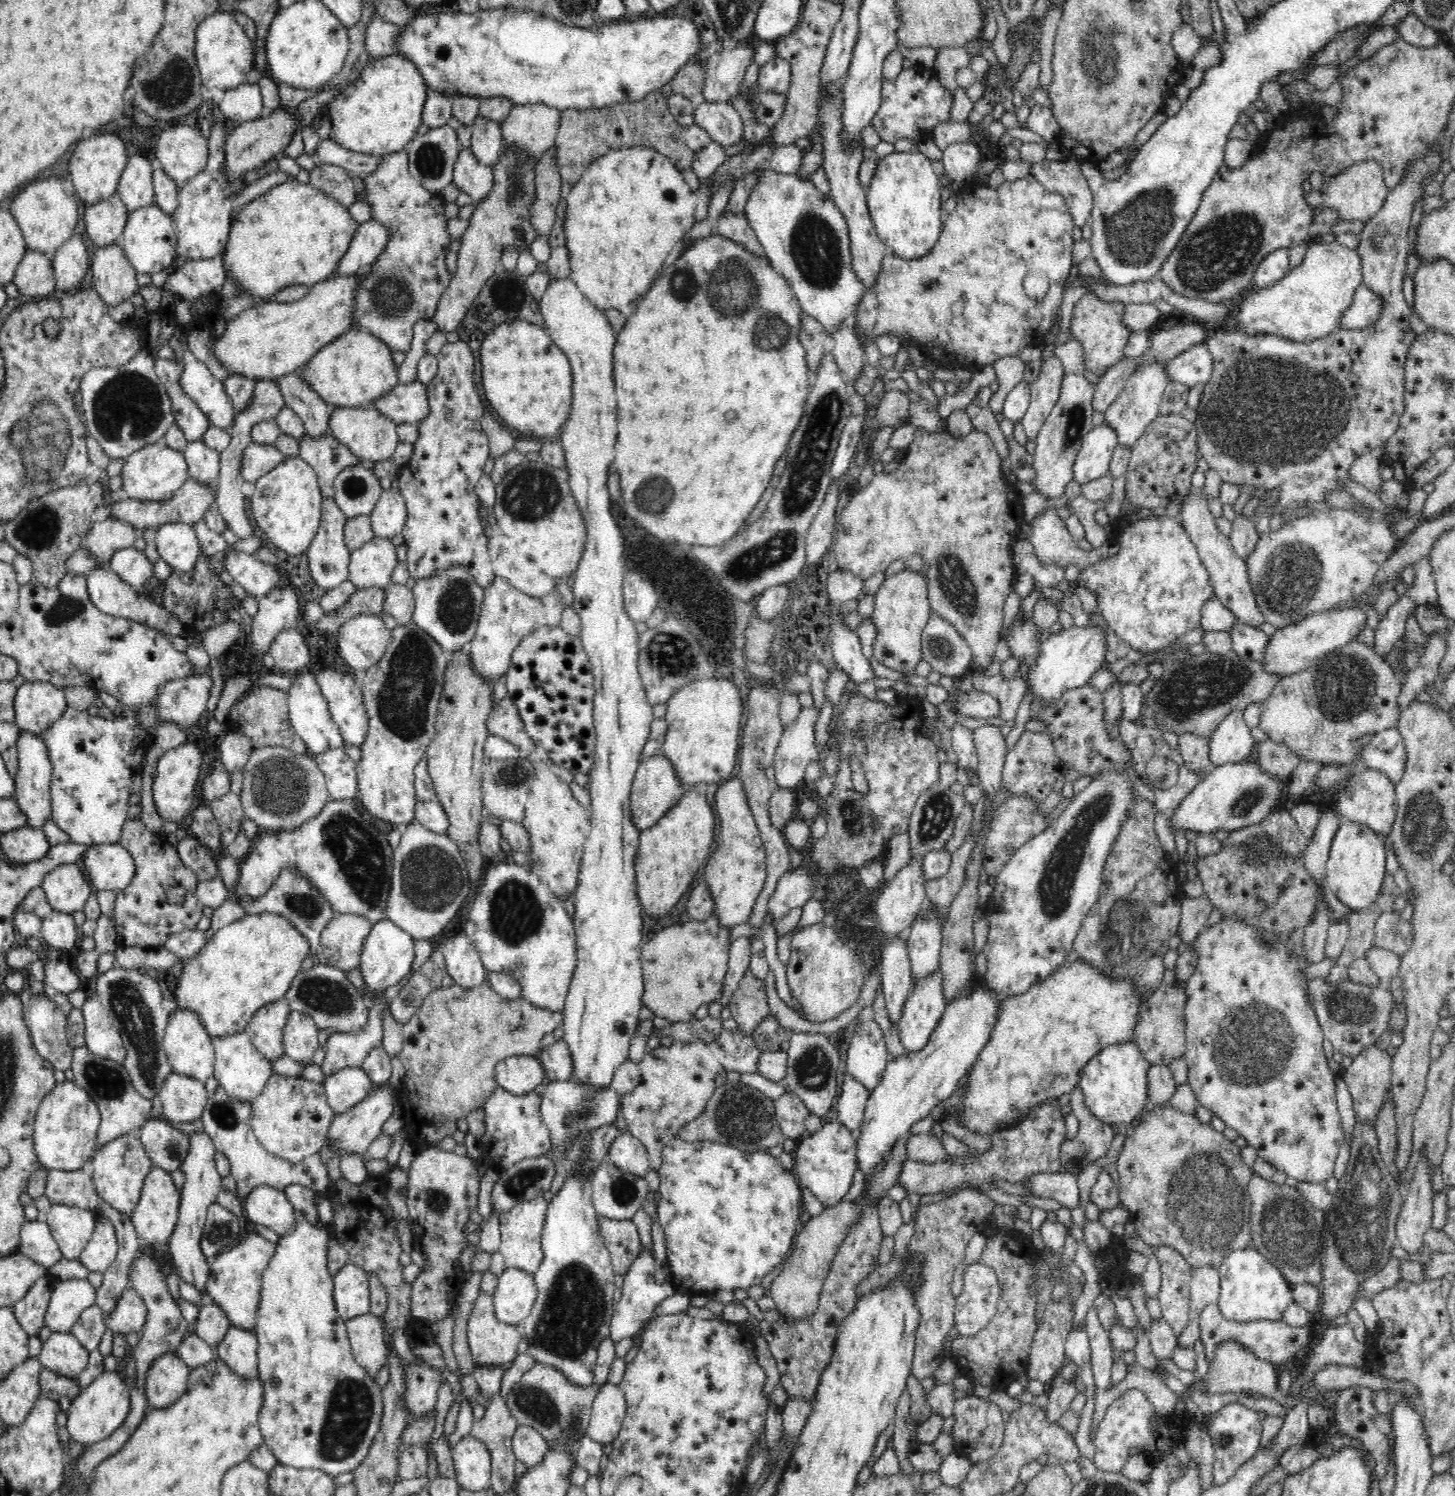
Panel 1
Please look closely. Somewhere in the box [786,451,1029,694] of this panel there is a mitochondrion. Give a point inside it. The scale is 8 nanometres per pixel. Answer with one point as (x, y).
(955, 584)

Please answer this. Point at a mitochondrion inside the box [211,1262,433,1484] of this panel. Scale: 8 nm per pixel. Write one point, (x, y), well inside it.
(351, 1407)

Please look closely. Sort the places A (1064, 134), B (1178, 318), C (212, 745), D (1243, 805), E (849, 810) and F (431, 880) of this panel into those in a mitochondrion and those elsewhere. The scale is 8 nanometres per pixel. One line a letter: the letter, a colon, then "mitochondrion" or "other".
A: other
B: other
C: other
D: mitochondrion
E: mitochondrion
F: mitochondrion

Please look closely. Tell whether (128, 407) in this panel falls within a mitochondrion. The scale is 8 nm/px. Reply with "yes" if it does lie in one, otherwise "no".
yes

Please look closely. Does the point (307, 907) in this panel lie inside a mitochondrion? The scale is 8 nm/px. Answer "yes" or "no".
yes

